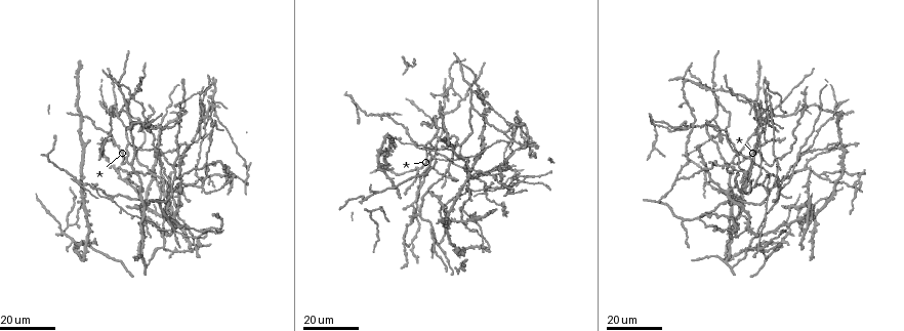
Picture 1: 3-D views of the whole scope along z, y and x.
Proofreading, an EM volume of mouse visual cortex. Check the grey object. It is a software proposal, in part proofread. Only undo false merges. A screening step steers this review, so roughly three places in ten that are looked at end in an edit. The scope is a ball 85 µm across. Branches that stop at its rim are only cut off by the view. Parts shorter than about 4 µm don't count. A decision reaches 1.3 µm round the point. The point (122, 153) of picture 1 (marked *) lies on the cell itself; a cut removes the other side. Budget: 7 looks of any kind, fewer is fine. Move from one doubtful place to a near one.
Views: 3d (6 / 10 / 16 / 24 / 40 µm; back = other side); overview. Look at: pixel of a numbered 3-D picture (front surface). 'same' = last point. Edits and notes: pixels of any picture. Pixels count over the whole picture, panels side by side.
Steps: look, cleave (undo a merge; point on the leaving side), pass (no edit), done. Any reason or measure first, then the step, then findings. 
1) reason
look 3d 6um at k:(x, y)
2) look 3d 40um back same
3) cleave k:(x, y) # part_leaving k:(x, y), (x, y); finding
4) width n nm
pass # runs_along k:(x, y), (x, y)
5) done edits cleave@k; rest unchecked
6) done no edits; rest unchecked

three-way junction
look 3d 16um at 1:(417, 169)

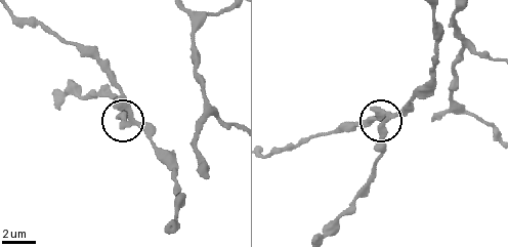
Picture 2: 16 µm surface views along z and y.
closer look
look 3d 10um at 2:(131, 119)

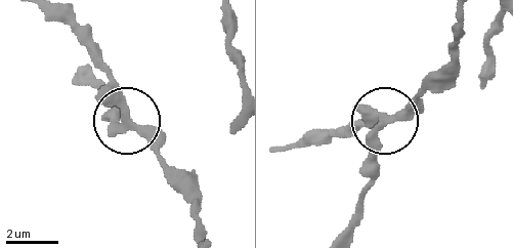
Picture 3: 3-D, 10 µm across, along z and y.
look 3d 6um at 3:(382, 120)

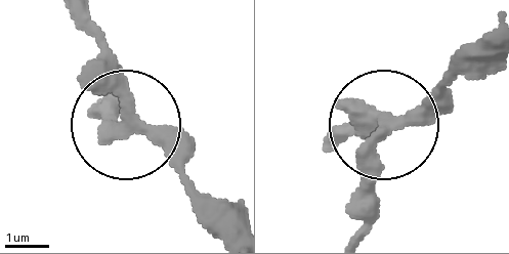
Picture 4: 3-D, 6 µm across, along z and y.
width 290 nm
pass # runs_along 4:(492, 30), (415, 115), (378, 136), (371, 221); continuous, no second cell

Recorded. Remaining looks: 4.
four-way junction
look 3d 16um at 1:(166, 193)

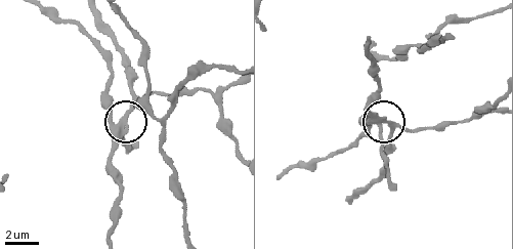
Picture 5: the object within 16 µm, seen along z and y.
look 3d 10um at 5:(117, 125)

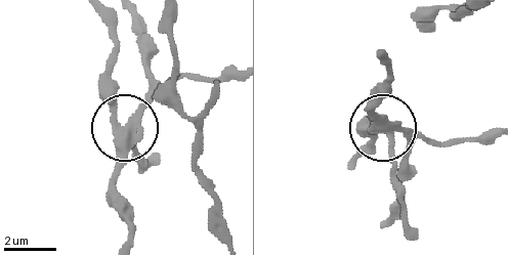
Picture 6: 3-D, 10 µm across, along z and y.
zoom in
look 3d 6um at 6:(125, 128)

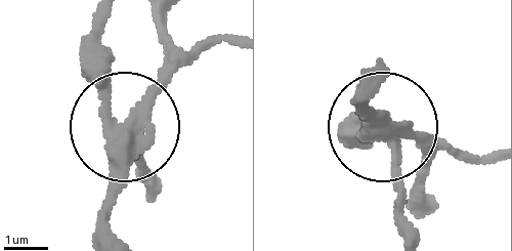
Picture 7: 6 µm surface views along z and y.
width 360 nm
pass # runs_along 7:(116, 233), (127, 122), (197, 48); continuous, no second cell

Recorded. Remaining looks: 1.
done no edits; rest unchecked

